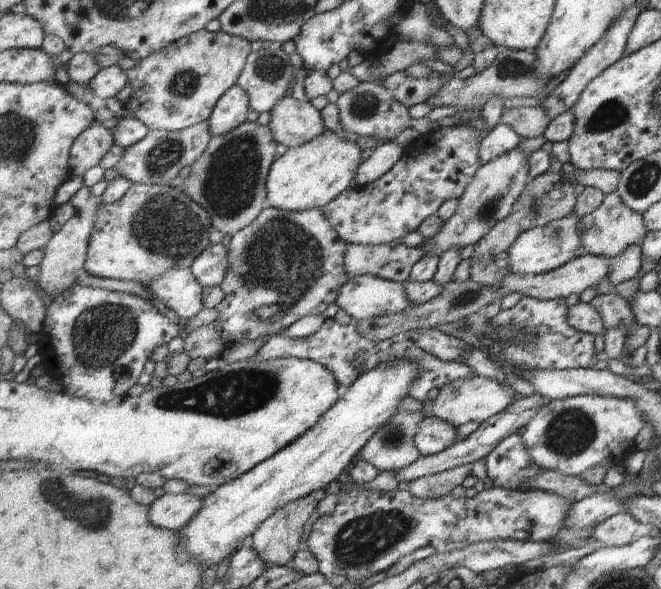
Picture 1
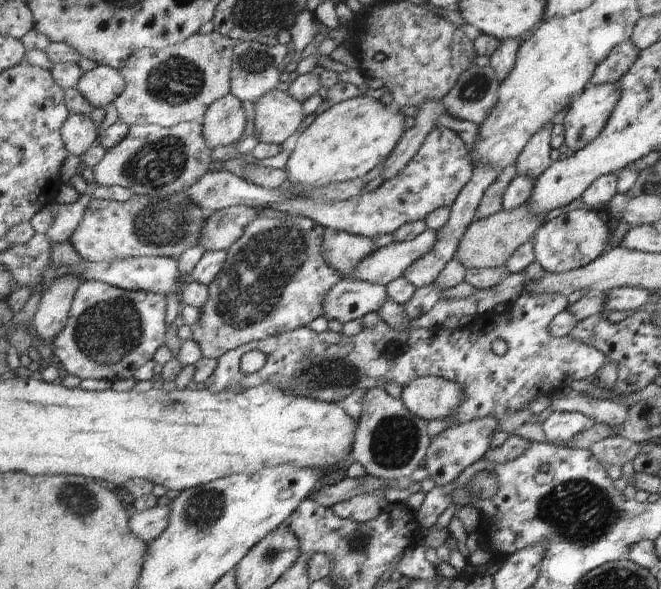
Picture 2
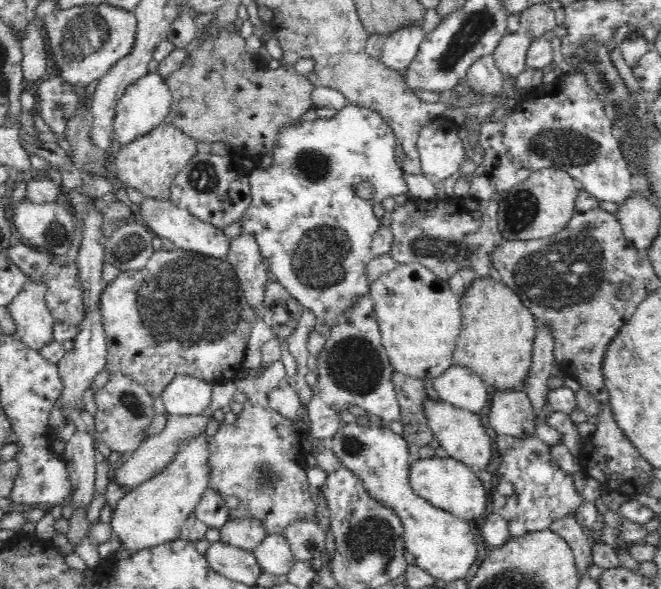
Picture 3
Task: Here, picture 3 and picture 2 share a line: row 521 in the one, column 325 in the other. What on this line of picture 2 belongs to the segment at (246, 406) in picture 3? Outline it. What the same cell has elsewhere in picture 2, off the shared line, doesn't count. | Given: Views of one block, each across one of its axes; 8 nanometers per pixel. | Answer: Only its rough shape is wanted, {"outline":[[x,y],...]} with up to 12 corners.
{"outline":[[261,215],[209,285],[218,360],[309,327],[343,280],[314,219]]}

